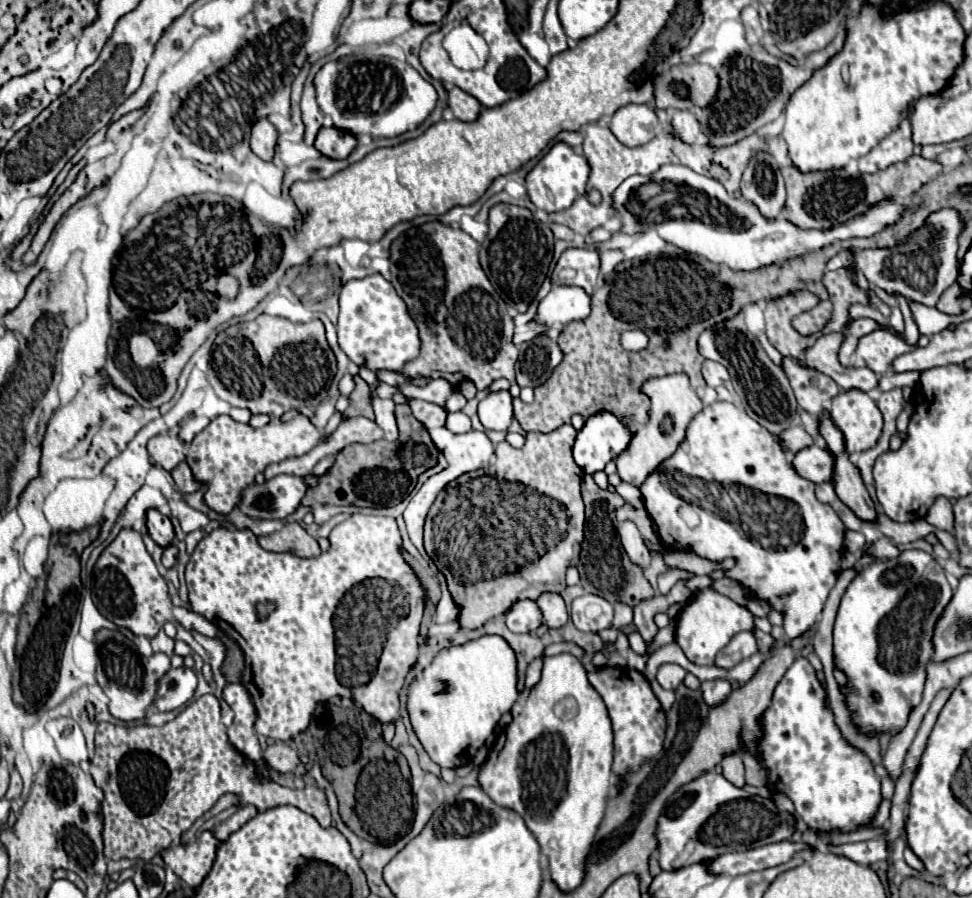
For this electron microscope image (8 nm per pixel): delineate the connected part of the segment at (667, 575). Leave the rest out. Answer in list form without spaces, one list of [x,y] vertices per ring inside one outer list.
[[[676,568],[669,569],[658,578],[659,592],[666,595],[677,581],[680,579],[692,579],[692,577],[696,577],[696,575],[694,575],[694,573],[690,573],[690,571]]]

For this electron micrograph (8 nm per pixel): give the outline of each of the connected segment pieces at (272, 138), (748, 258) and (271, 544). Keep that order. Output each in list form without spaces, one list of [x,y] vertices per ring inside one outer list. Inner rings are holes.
[[[260,119],[254,127],[252,127],[252,151],[262,159],[262,161],[272,161],[274,149],[276,149],[276,141],[278,141],[278,131],[274,129],[274,125],[268,119]]]
[[[678,165],[678,173],[670,167],[664,167],[662,181],[658,181],[658,187],[652,177],[628,177],[628,181],[622,183],[614,193],[614,207],[622,215],[622,219],[626,219],[622,231],[636,233],[642,229],[656,227],[656,233],[664,241],[688,253],[702,255],[712,263],[728,265],[736,271],[752,271],[780,261],[790,261],[806,253],[820,251],[822,247],[832,245],[834,241],[870,237],[882,231],[886,225],[896,223],[904,211],[904,207],[896,205],[894,201],[880,201],[872,205],[868,213],[858,215],[846,223],[822,231],[806,231],[782,217],[768,221],[768,217],[764,217],[756,209],[756,205],[752,205],[752,201],[732,197],[722,183],[704,175],[696,175],[692,169],[684,165]],[[672,187],[678,187],[678,191],[672,191]]]
[[[298,523],[286,525],[282,531],[258,539],[260,547],[266,551],[286,551],[298,557],[318,557],[320,547],[312,535],[308,535]]]

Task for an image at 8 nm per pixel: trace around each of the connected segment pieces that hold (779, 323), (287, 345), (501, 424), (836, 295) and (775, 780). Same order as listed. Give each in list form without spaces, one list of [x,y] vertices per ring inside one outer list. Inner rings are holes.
[[[800,291],[796,295],[788,295],[788,297],[780,297],[776,301],[768,301],[766,303],[766,335],[770,339],[770,343],[784,355],[784,357],[796,357],[796,361],[800,361],[800,365],[808,365],[806,363],[806,349],[810,349],[818,335],[810,335],[810,337],[802,337],[798,335],[790,321],[802,313],[802,309],[812,309],[818,305],[818,297],[814,293],[808,291]]]
[[[260,315],[256,317],[254,321],[246,321],[246,323],[238,323],[238,325],[232,325],[228,327],[226,331],[218,333],[216,341],[212,345],[212,363],[210,363],[210,371],[208,371],[208,381],[210,385],[214,387],[216,395],[220,399],[224,399],[226,403],[230,403],[232,407],[242,407],[242,409],[248,409],[252,415],[270,415],[270,417],[282,417],[286,411],[290,409],[300,409],[300,407],[318,407],[326,397],[328,397],[328,381],[330,377],[336,375],[336,357],[326,341],[326,331],[324,331],[324,325],[320,319],[314,319],[310,323],[292,323],[288,319],[282,319],[282,317],[270,317],[270,315]]]
[[[508,391],[488,393],[478,405],[478,417],[486,429],[494,431],[508,431],[510,423],[514,421],[512,413],[512,397]]]
[[[828,271],[822,281],[824,281],[824,285],[826,285],[828,293],[830,293],[832,305],[834,305],[832,321],[824,327],[822,335],[834,333],[834,331],[842,333],[844,327],[848,325],[848,321],[850,321],[848,309],[850,309],[854,303],[870,305],[868,293],[862,291],[862,289],[848,277],[846,271]]]
[[[798,657],[774,689],[772,703],[764,713],[764,737],[758,749],[760,761],[768,769],[768,787],[772,793],[780,791],[788,795],[796,807],[796,813],[810,829],[814,831],[840,829],[846,833],[866,823],[876,813],[880,803],[880,781],[876,779],[870,759],[842,739],[838,727],[834,725],[832,711],[826,709],[824,705],[824,697],[826,691],[816,679],[814,667],[810,665],[808,659]]]

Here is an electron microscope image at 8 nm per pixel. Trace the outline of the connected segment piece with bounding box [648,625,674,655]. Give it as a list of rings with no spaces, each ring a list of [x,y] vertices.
[[[668,625],[668,627],[664,627],[664,629],[660,629],[660,631],[658,631],[658,635],[654,637],[652,645],[648,647],[648,655],[650,655],[656,647],[668,645],[668,643],[672,643],[672,641],[674,641],[674,629],[672,629],[672,625]]]

